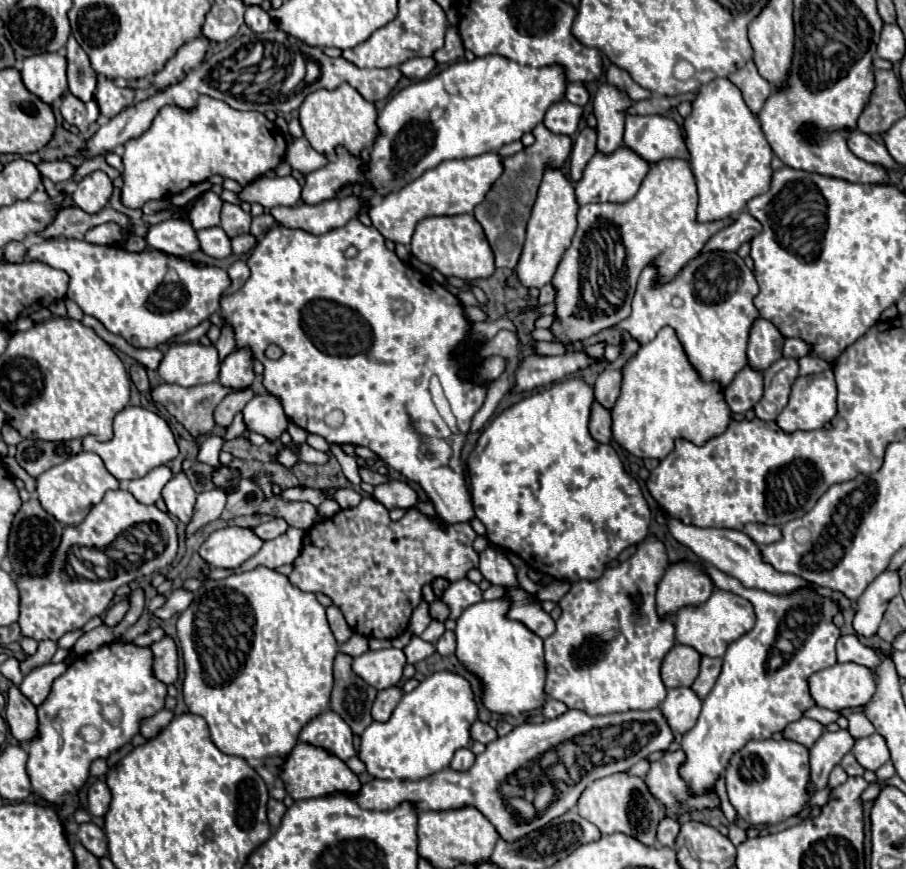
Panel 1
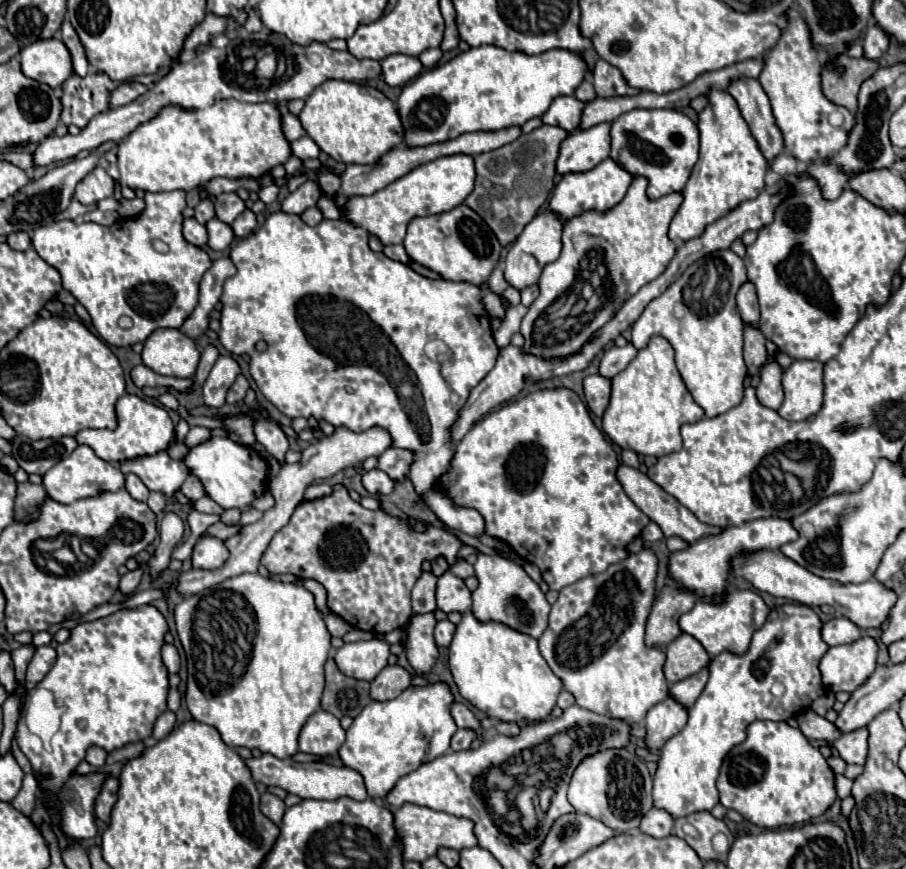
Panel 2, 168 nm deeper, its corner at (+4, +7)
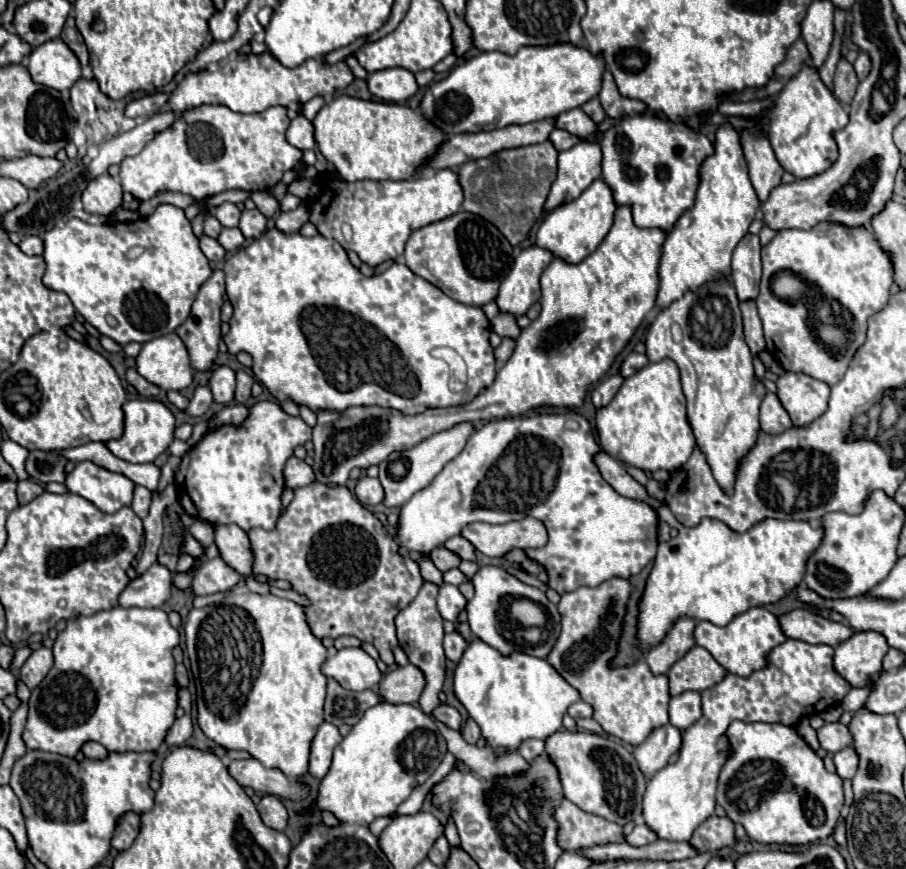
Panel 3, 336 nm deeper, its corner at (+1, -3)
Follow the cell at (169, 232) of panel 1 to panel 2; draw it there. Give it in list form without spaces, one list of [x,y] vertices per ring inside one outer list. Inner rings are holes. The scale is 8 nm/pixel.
[[[186,218],[184,220],[184,238],[194,246],[204,246],[208,242],[206,226],[196,222],[196,218]]]

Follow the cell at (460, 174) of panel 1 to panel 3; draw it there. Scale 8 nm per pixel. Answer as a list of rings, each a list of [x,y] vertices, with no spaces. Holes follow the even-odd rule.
[[[447,168],[425,170],[417,178],[399,182],[345,182],[335,176],[327,176],[321,182],[321,196],[307,206],[311,212],[311,222],[317,226],[319,234],[335,238],[345,250],[355,250],[365,264],[377,266],[399,258],[413,230],[453,216],[461,204],[463,188],[459,174]]]

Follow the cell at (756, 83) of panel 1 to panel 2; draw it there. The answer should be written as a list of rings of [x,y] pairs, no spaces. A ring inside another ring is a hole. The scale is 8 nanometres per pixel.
[[[744,78],[744,80],[732,82],[728,88],[728,94],[736,100],[738,110],[742,118],[746,120],[746,124],[750,126],[750,132],[760,152],[764,154],[766,162],[770,164],[784,150],[784,142],[782,142],[780,130],[776,128],[770,100],[764,88],[760,86],[758,80]]]

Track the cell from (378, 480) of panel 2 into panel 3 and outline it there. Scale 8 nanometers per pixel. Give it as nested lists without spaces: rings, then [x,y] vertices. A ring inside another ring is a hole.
[[[363,476],[363,478],[357,482],[355,494],[357,494],[359,502],[365,504],[365,506],[377,506],[377,504],[381,504],[383,498],[385,498],[385,490],[383,490],[381,482],[379,482],[377,478],[369,478],[369,476]]]

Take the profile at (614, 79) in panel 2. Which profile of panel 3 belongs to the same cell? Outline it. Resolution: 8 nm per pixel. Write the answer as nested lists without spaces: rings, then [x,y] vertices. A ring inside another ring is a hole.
[[[607,70],[603,74],[603,84],[601,84],[601,92],[597,96],[603,104],[603,110],[609,118],[619,118],[619,116],[627,116],[627,114],[637,114],[645,110],[645,104],[641,100],[631,100],[621,96],[621,92],[617,90],[611,72]]]

